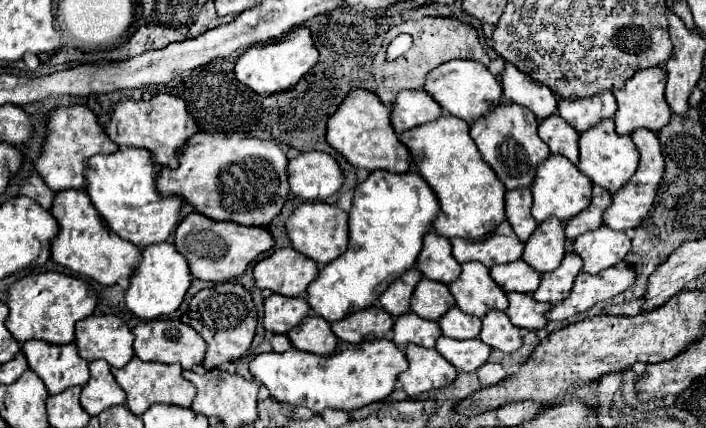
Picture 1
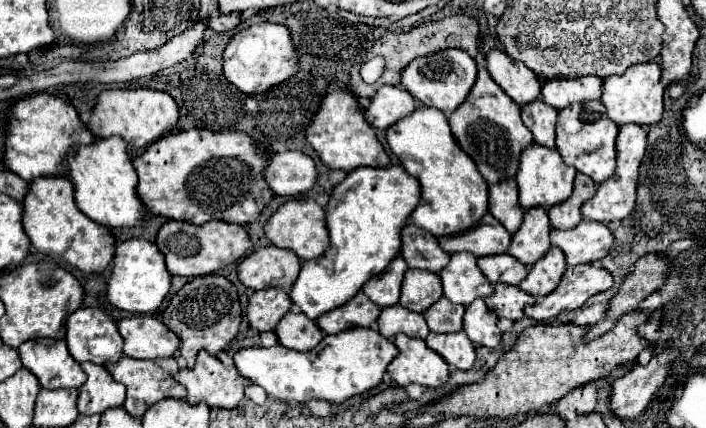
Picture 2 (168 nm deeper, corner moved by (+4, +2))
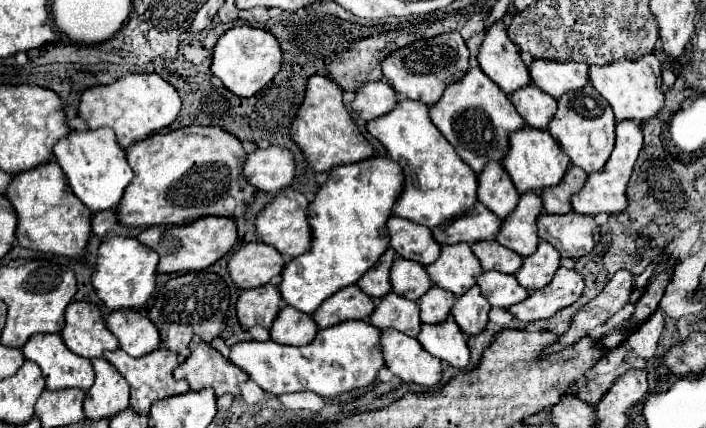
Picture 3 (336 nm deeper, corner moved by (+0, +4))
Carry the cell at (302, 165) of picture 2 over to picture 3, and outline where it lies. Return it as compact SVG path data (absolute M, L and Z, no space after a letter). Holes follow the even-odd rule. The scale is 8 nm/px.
M284 147L256 149L248 153L242 171L256 189L278 193L294 179L294 159Z

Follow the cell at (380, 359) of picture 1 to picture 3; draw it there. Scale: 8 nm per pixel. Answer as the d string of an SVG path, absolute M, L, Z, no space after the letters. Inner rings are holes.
M344 321L336 327L320 329L308 345L290 347L276 341L242 341L230 347L230 363L240 367L266 393L284 395L296 391L312 391L320 397L336 397L340 393L370 385L384 365L380 351L380 329L368 321Z

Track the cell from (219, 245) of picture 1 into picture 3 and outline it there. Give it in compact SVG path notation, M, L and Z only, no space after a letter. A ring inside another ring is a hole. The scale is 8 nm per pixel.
M204 217L204 219L196 219L188 225L148 227L144 231L140 231L138 237L140 237L140 243L146 243L146 247L152 247L152 251L158 253L158 257L160 257L158 267L156 267L158 273L204 271L238 243L236 223L230 217Z

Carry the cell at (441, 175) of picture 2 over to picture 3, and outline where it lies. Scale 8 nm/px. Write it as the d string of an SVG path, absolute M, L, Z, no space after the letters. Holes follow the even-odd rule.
M402 99L396 103L394 111L368 121L366 129L404 171L404 187L392 207L392 215L432 229L472 209L476 203L476 173L456 155L452 145L430 121L424 103Z

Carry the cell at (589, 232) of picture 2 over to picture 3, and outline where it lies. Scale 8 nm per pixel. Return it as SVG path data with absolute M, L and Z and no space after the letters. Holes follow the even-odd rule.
M542 213L538 223L538 237L548 241L562 257L578 259L590 253L596 245L596 237L600 227L594 223L592 217L580 213L566 213L566 215L548 215Z

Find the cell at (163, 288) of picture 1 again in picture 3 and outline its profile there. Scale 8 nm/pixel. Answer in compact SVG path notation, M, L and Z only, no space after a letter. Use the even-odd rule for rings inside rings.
M112 237L98 249L96 269L92 273L92 287L110 311L144 307L156 289L156 265L158 255L150 247L142 245L136 237Z

